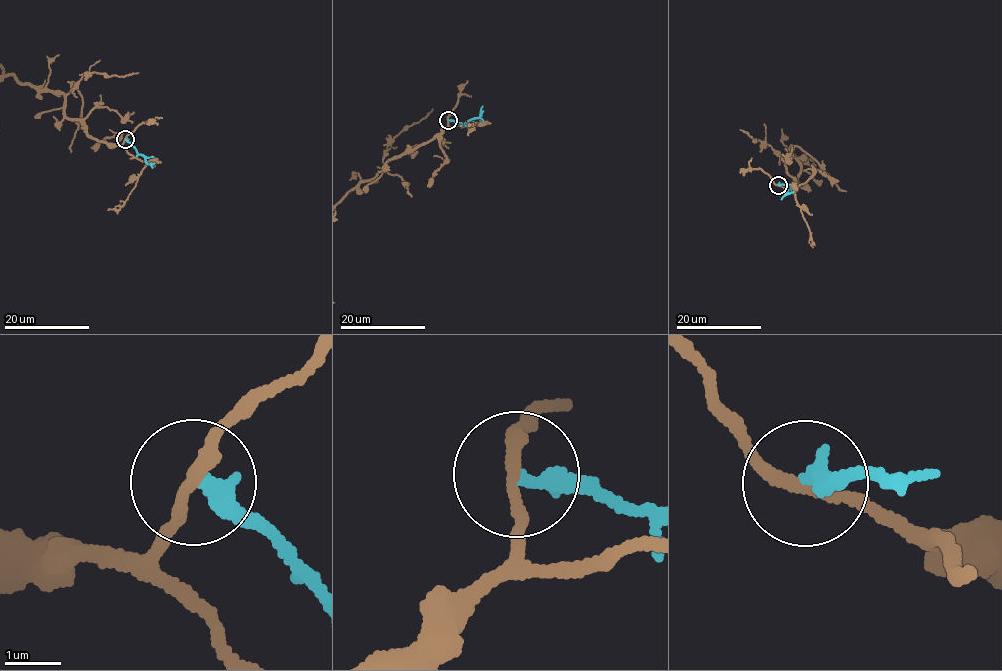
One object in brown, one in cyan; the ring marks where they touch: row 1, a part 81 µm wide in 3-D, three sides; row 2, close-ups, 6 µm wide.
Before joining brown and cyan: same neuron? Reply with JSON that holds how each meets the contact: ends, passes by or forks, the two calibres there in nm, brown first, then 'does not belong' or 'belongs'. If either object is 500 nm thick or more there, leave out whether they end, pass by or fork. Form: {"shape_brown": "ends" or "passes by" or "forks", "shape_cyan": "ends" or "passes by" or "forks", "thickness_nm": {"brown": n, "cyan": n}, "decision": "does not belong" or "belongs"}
{"shape_brown": "passes by", "shape_cyan": "ends", "thickness_nm": {"brown": 200, "cyan": 320}, "decision": "does not belong"}

